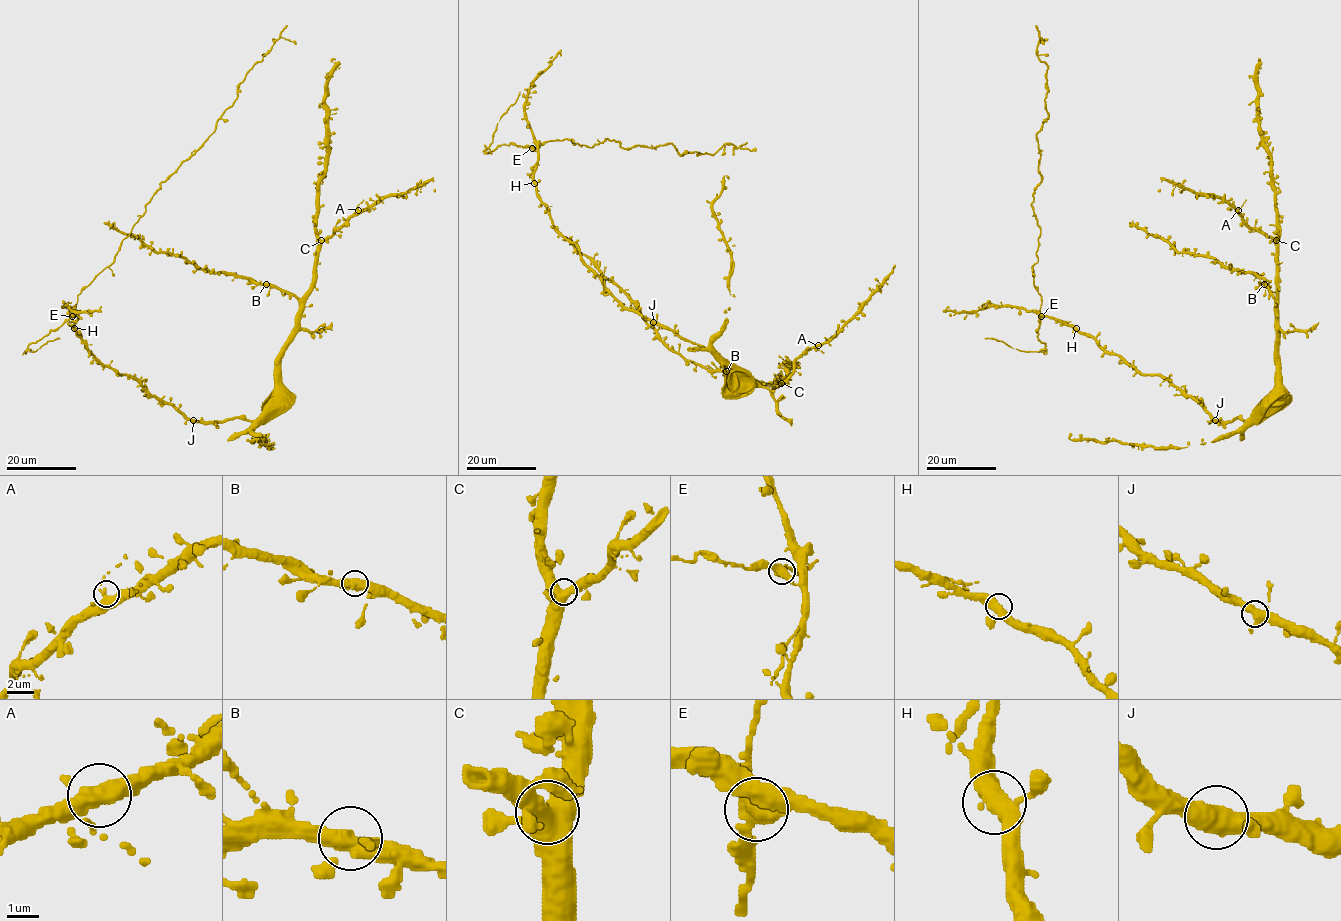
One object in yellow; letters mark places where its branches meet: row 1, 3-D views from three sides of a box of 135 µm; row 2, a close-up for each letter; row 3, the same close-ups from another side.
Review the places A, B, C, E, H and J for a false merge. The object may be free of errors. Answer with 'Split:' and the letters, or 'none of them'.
Split: E

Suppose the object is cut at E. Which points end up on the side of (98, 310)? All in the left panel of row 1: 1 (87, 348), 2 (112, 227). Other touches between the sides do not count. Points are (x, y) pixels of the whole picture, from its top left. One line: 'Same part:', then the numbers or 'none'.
Same part: 1, 2

